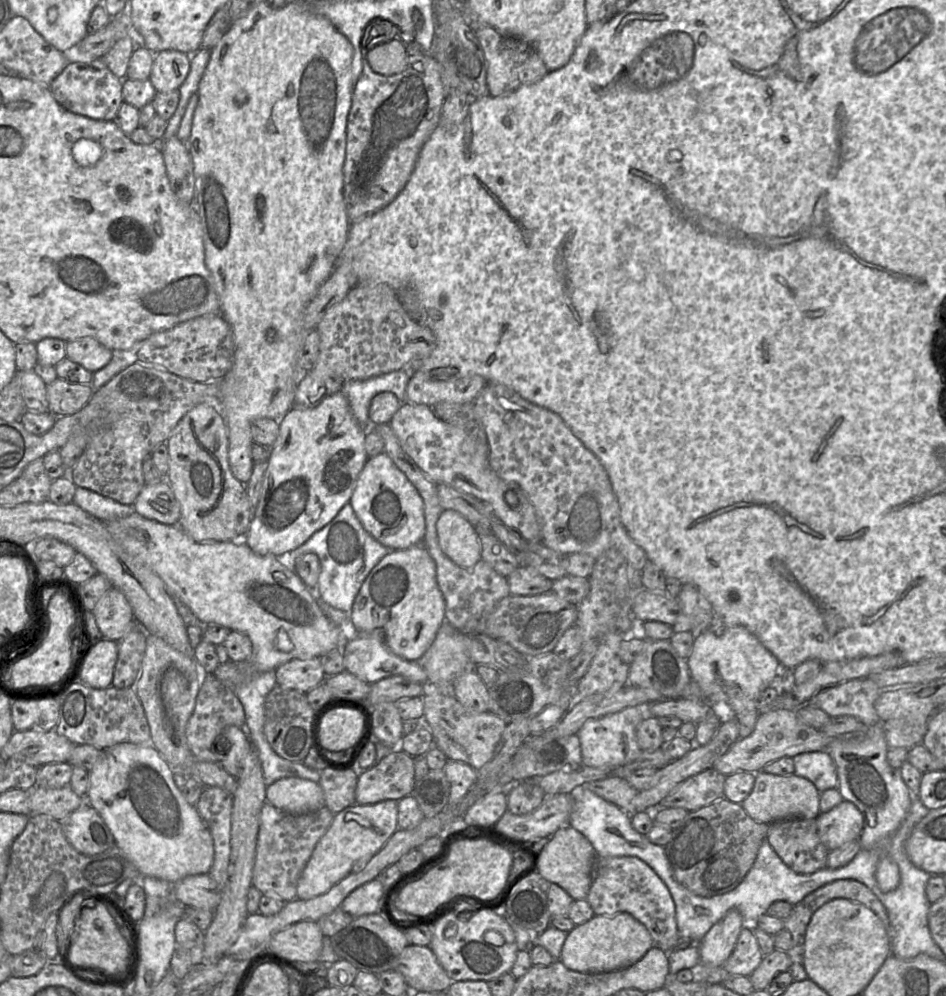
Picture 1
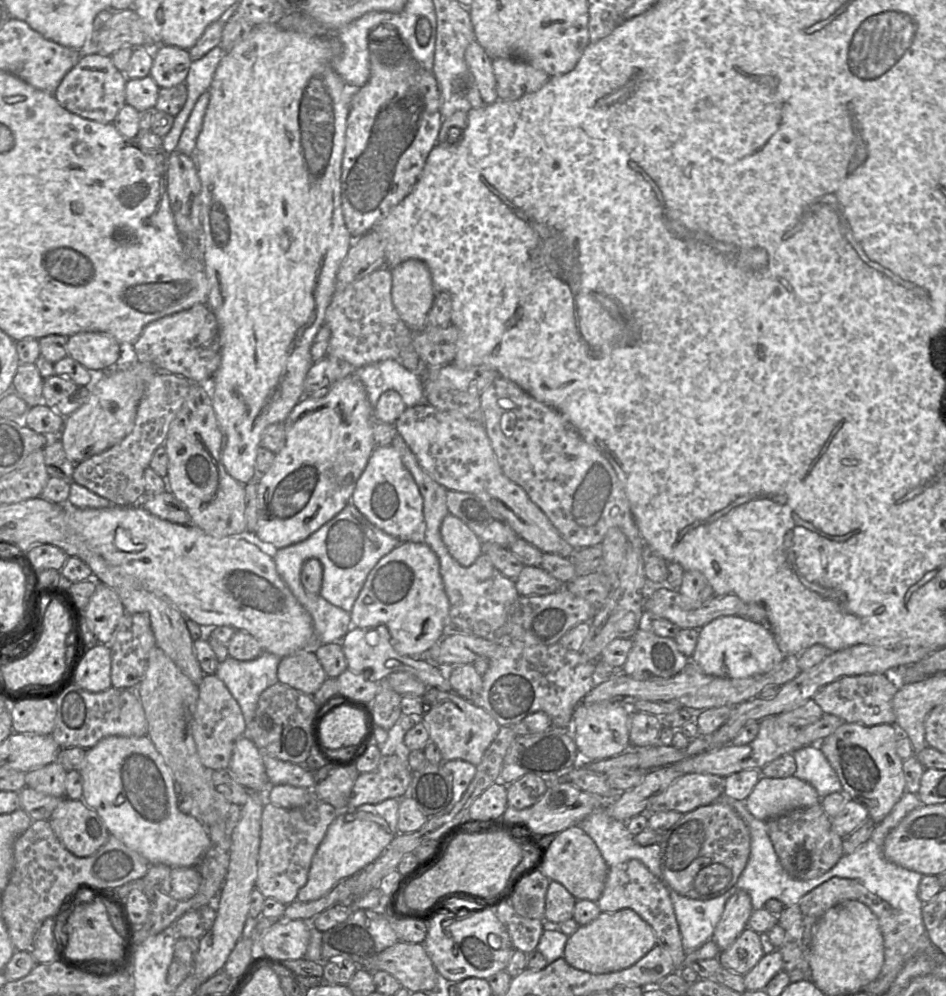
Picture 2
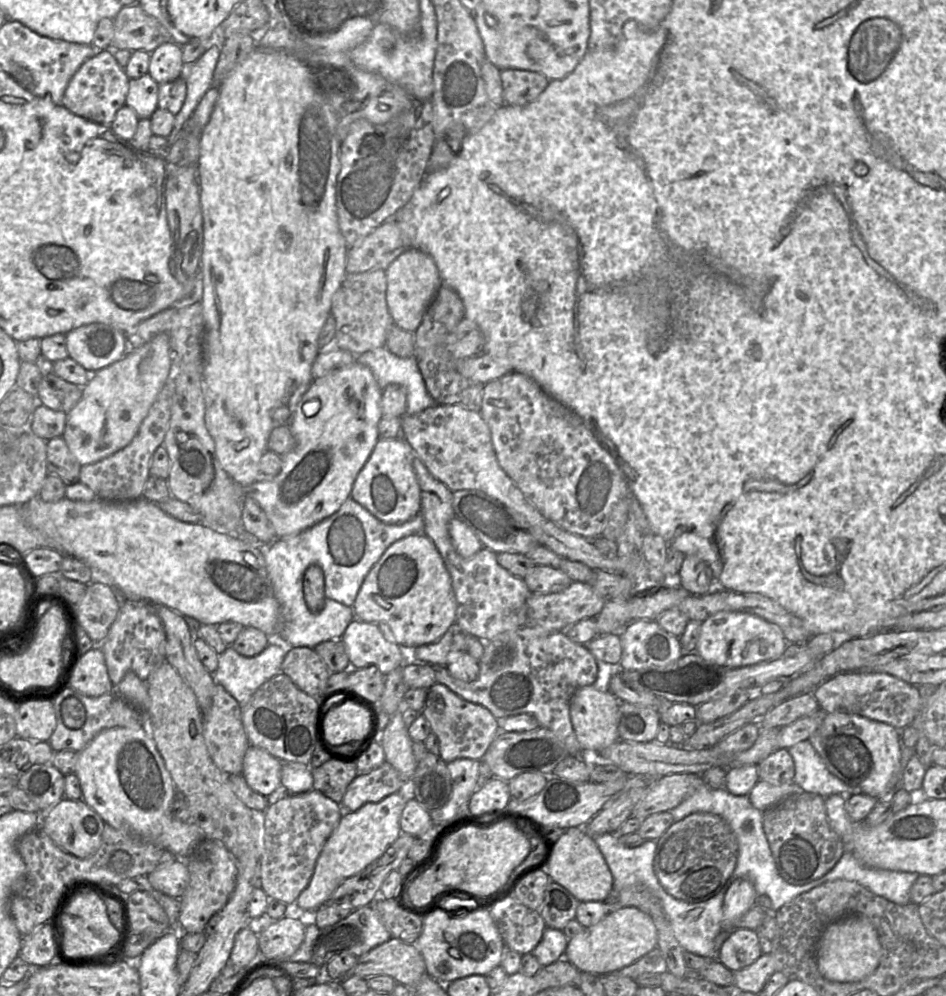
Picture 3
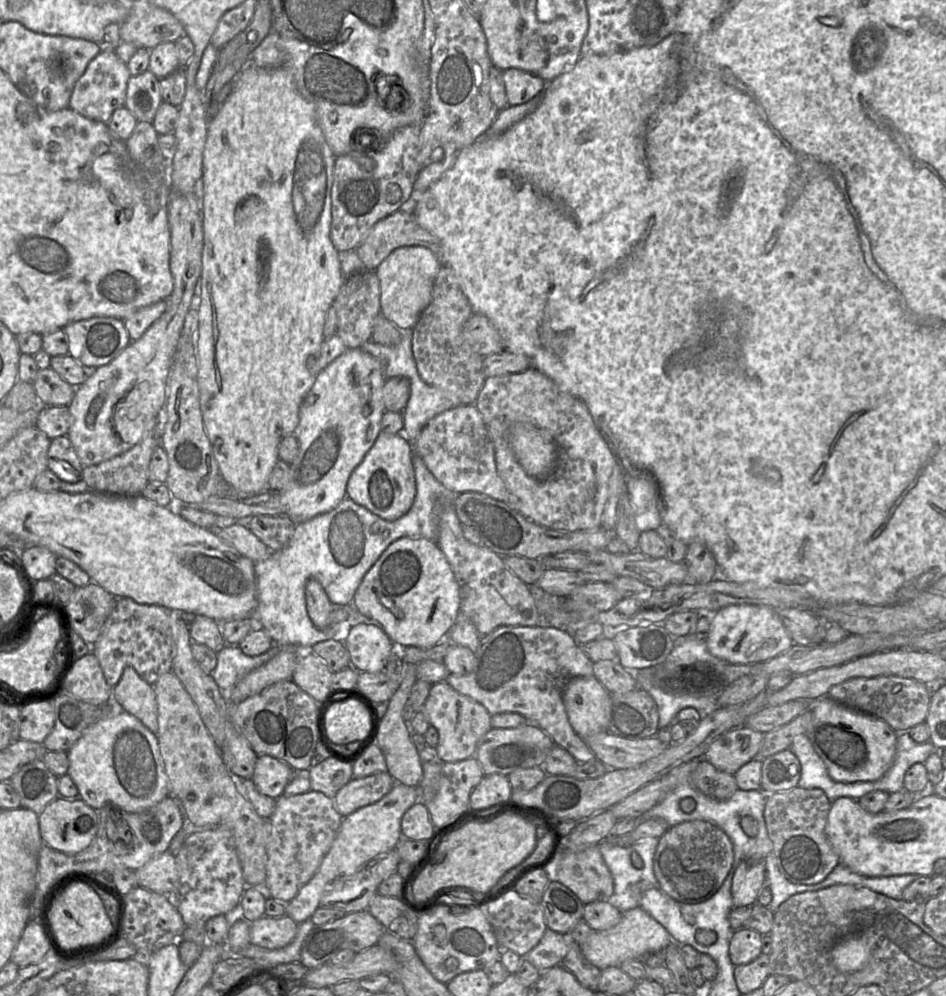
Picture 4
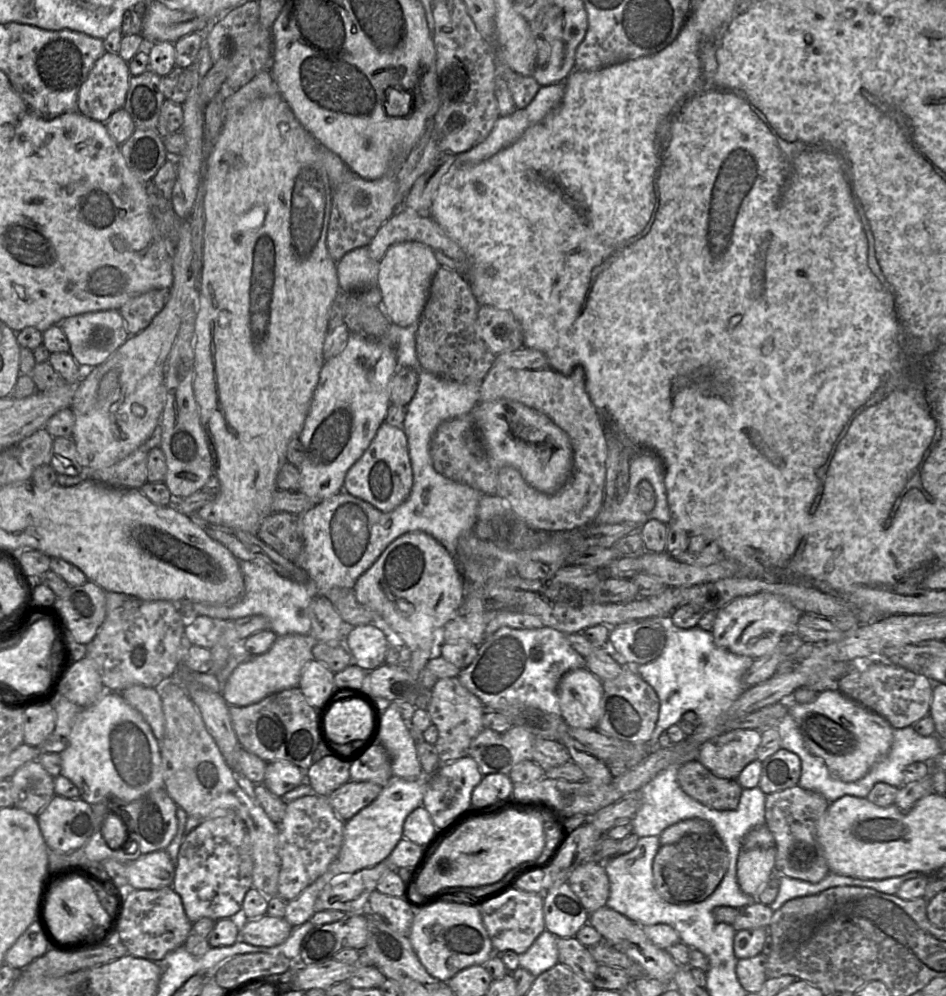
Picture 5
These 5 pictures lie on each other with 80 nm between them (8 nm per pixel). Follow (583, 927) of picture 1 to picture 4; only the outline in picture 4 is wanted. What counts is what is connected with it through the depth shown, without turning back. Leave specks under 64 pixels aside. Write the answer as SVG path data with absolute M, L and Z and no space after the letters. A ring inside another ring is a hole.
M640 907L622 912L621 920L614 927L593 931L589 937L579 944L584 957L600 970L619 966L626 960L643 959L646 955L656 951L663 951L672 938L668 931L650 914Z

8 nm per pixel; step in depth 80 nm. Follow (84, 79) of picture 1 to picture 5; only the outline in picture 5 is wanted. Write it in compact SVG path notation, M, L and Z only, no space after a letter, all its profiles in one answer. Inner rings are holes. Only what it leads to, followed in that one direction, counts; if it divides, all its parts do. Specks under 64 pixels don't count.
M105 52L79 89L77 111L106 123L113 112L123 108L130 77L128 62L118 53Z

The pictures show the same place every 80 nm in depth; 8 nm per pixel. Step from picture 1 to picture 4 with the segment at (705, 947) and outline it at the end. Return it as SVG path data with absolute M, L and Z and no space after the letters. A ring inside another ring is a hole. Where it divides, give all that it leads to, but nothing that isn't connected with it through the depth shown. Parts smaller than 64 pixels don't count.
M761 859L740 862L732 881L731 894L735 907L752 906L766 885L766 866Z

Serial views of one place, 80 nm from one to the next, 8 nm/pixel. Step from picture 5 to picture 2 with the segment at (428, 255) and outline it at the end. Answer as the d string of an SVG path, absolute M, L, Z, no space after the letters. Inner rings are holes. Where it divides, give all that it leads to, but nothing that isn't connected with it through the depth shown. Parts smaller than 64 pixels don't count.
M408 259L390 271L395 309L412 331L423 330L436 295L428 266L421 260Z

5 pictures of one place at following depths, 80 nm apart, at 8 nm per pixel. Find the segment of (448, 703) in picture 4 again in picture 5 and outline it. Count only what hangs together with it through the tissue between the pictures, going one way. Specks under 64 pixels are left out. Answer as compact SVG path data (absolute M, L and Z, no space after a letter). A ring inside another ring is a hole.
M457 677L441 678L431 689L431 699L426 709L438 730L434 746L441 764L467 756L472 740L484 729L482 718L486 708L480 699L468 691Z

